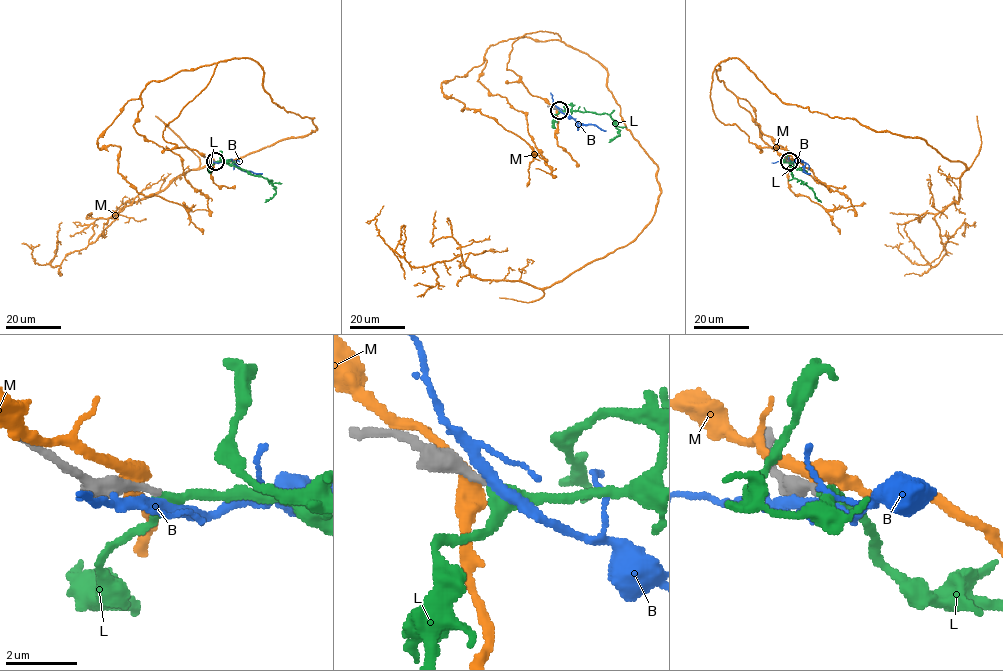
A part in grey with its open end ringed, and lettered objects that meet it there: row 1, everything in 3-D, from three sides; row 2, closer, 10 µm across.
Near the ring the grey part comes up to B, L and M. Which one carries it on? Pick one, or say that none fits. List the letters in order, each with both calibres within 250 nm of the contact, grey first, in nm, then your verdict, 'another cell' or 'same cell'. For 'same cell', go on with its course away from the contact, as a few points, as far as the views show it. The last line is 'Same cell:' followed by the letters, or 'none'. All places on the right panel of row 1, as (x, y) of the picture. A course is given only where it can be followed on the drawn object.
B: calibres 200 and 320 nm; another cell
L: calibres 220 and 320 nm; same cell; course (789, 161), (792, 176), (806, 184), (821, 202)
M: calibres 500 and 480 nm; another cell
Same cell: L

